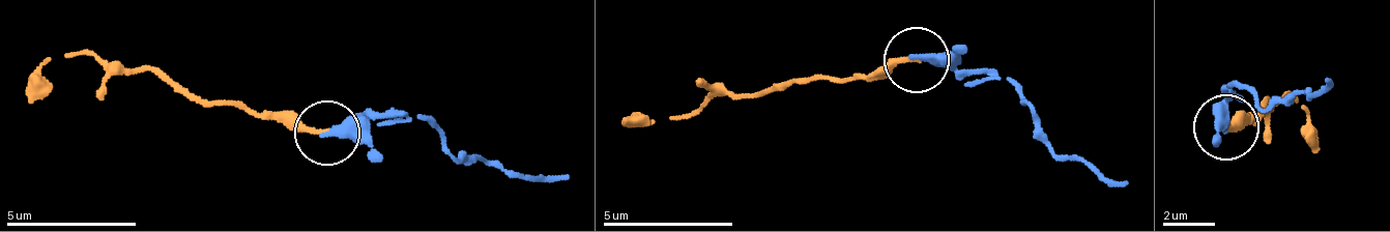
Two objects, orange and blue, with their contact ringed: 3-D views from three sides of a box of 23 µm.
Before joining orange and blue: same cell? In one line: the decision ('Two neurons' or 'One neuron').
Two neurons

